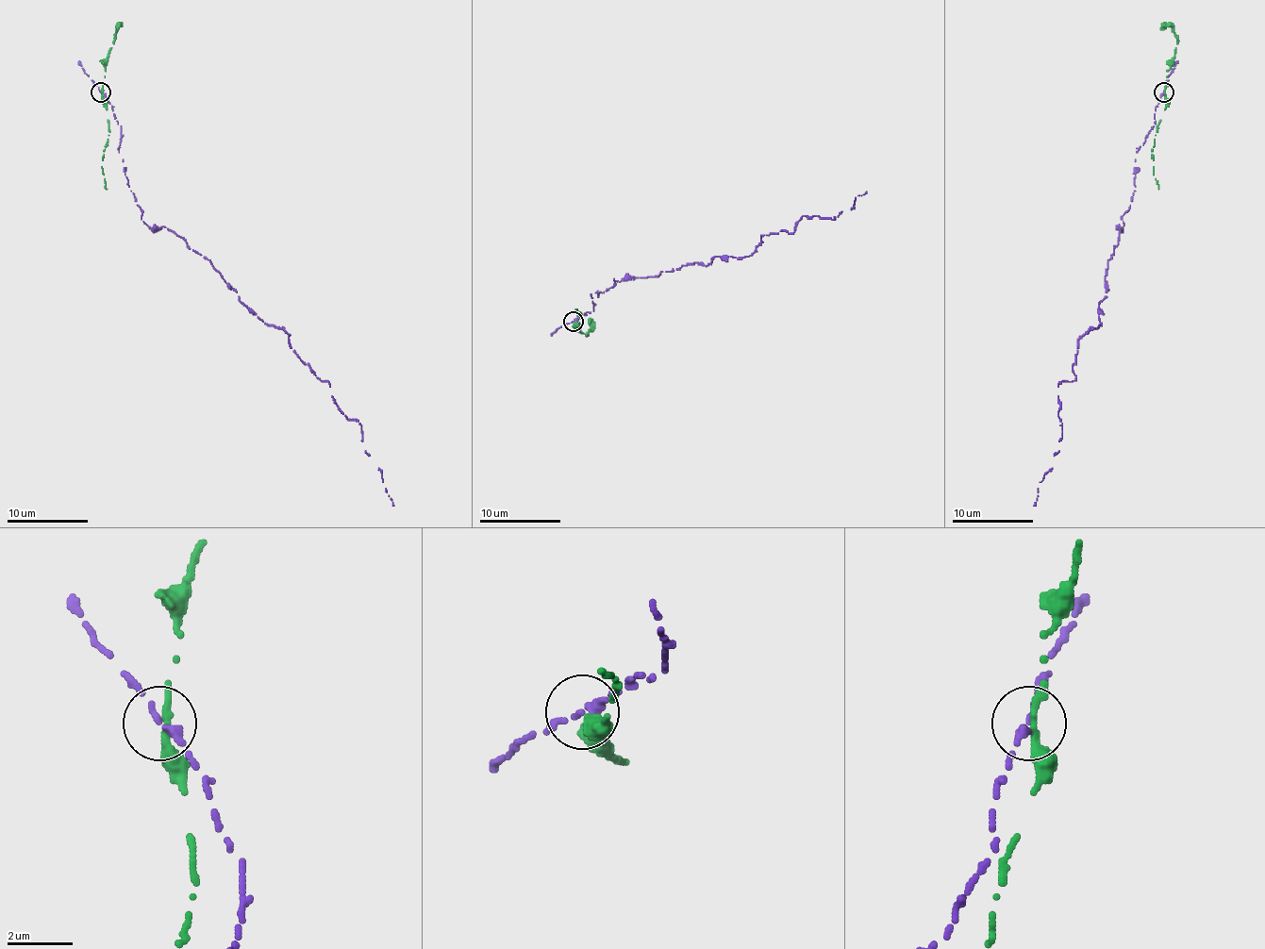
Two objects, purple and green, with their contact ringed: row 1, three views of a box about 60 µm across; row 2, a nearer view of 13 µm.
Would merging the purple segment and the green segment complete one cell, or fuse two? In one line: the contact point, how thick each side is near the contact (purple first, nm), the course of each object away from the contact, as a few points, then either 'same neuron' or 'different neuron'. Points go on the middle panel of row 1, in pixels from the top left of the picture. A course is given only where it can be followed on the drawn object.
(573, 321) | 220/320 nm | purple via (574, 321), (614, 280), (740, 258), (762, 235), (792, 233), (803, 215), (835, 219), (866, 191) | green via (574, 323), (579, 323), (582, 312), (574, 310), (579, 316) | different neuron

